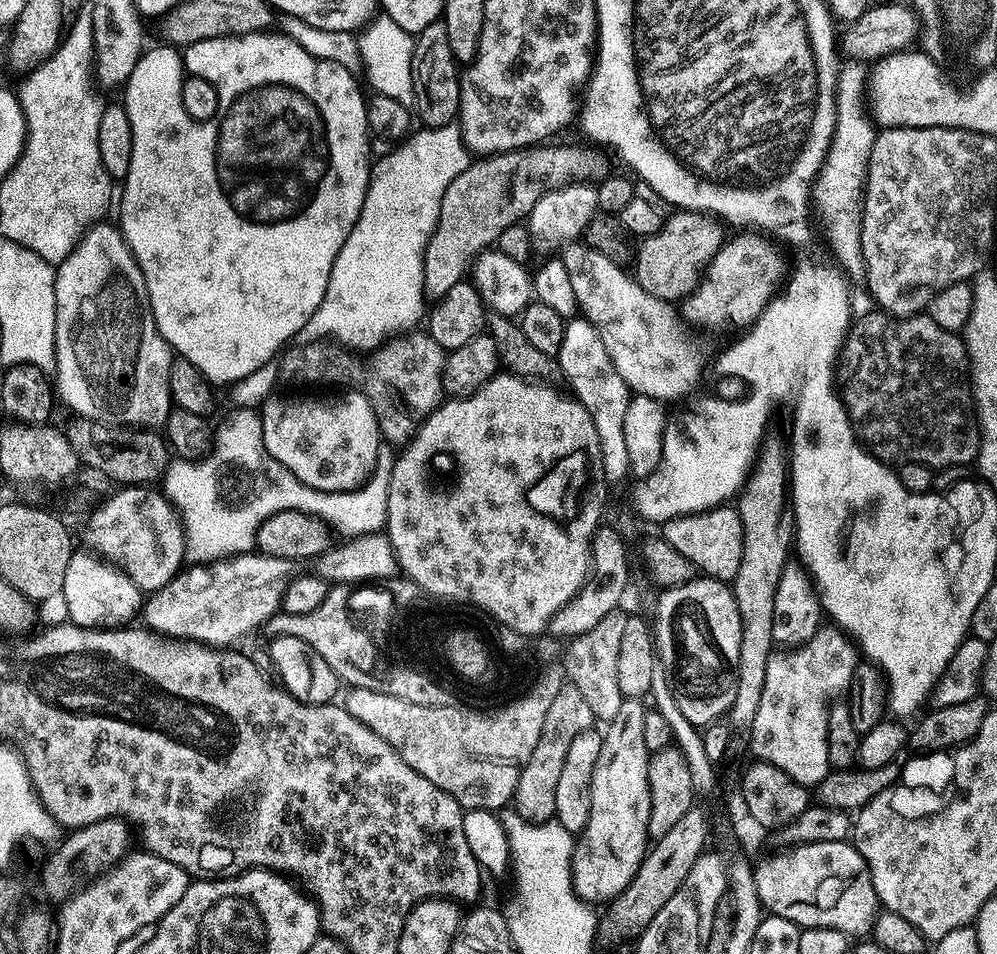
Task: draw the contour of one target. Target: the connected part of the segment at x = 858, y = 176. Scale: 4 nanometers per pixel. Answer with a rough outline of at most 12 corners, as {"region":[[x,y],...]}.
{"region":[[865,61],[841,67],[842,114],[814,204],[849,283],[865,285],[862,191],[877,129]]}

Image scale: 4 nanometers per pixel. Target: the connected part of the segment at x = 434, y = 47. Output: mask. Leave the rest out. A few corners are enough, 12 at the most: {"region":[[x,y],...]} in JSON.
{"region":[[443,20],[418,33],[412,55],[415,115],[451,124],[461,77]]}

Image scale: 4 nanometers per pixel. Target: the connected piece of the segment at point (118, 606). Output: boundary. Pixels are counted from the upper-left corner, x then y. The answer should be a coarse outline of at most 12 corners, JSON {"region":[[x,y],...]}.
{"region":[[73,551],[67,619],[107,629],[142,608],[140,587],[95,551]]}

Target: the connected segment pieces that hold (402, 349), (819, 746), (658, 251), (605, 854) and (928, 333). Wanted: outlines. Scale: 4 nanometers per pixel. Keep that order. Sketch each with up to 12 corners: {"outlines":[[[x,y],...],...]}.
{"outlines":[[[401,335],[371,355],[362,391],[387,439],[442,400],[445,349]],[[822,626],[773,654],[750,729],[757,761],[828,775],[828,706],[858,663]],[[683,210],[639,241],[634,279],[680,302],[726,235]],[[624,698],[594,766],[572,885],[611,901],[649,843],[643,699]],[[866,313],[838,361],[889,466],[971,465],[968,349],[926,314]]]}

